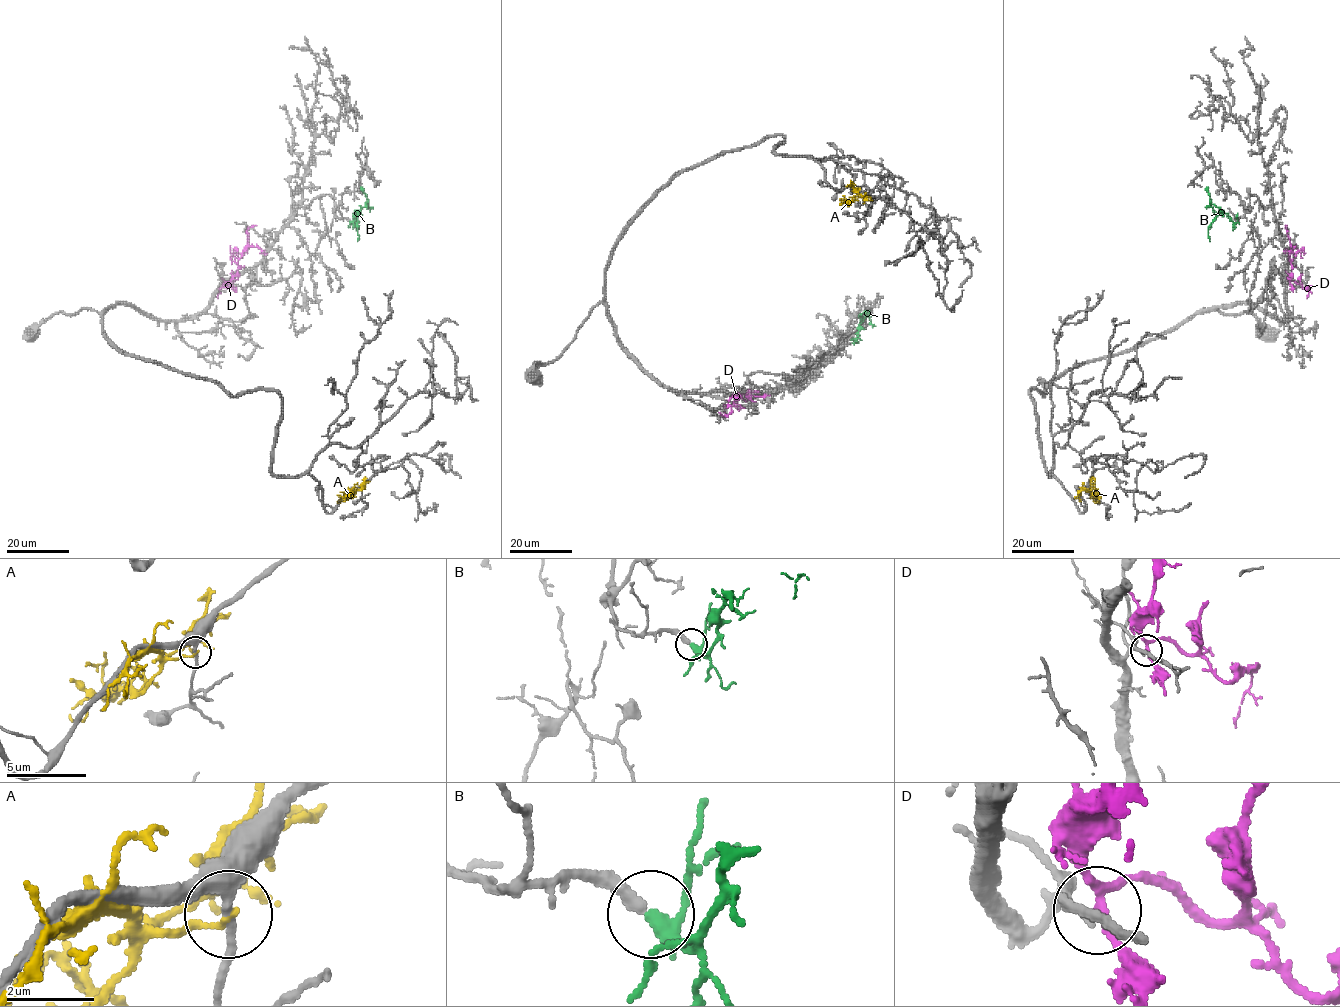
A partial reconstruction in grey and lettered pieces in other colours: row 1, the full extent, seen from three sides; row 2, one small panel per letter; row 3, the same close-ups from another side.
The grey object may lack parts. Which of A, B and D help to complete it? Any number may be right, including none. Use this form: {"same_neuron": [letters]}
{"same_neuron": ["B"]}

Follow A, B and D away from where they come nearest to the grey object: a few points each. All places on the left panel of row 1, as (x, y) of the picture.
A: (362, 489), (351, 497), (340, 492)
B: (350, 220), (353, 223), (367, 200), (361, 187)
D: (229, 283), (237, 274), (237, 263), (248, 243), (247, 230), (256, 226)

